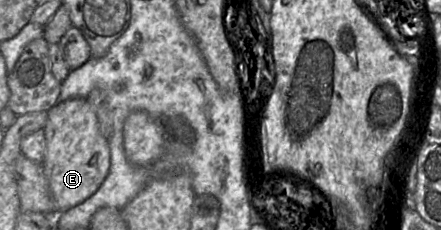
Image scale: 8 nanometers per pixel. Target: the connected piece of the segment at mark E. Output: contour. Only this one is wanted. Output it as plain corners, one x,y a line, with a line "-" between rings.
74,98
56,103
47,112
44,127
46,154
42,163
49,190
58,212
64,212
93,195
106,178
110,168
109,141
99,129
96,113
86,98

